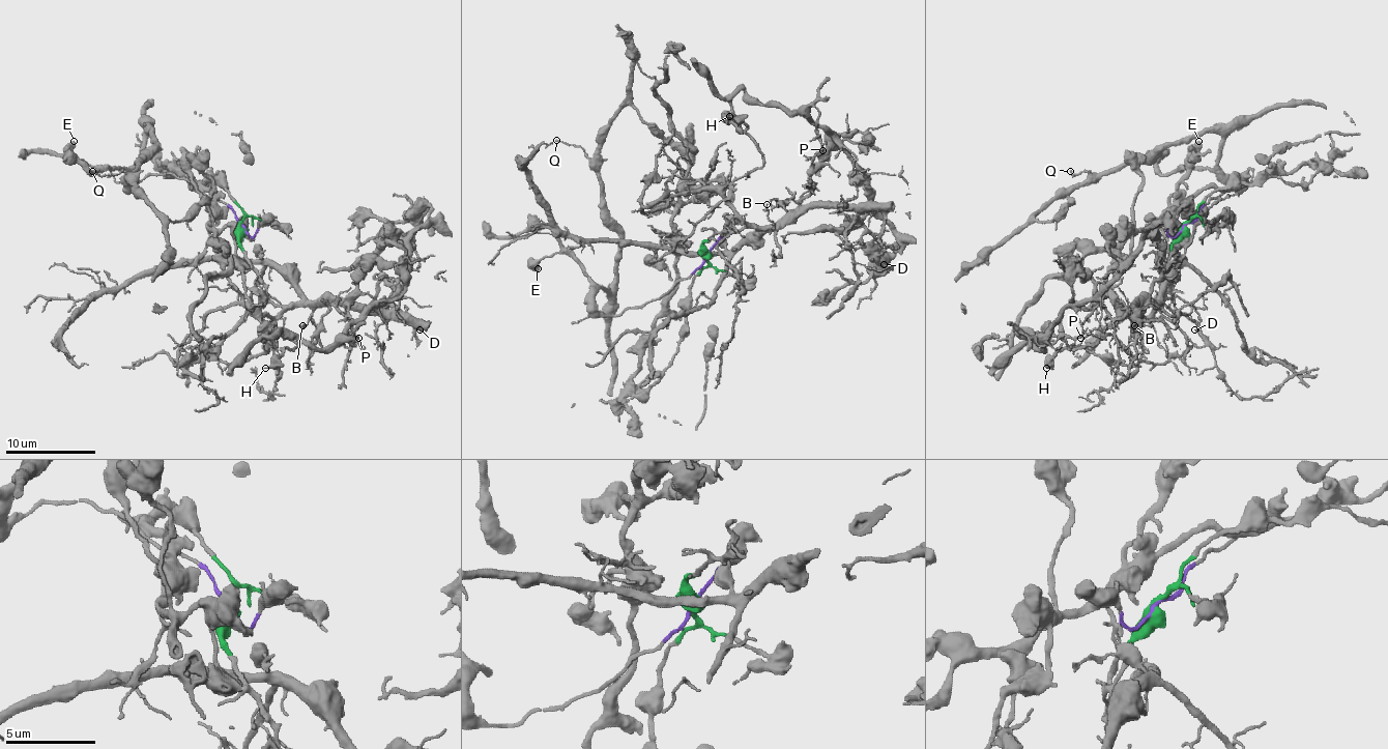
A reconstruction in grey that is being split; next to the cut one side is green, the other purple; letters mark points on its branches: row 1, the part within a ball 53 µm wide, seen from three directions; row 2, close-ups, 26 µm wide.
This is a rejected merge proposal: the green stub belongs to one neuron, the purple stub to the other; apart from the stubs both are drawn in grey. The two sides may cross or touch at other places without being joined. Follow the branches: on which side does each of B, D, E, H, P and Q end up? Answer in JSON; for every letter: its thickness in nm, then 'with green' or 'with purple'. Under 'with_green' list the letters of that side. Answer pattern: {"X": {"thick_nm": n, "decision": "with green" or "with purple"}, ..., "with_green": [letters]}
{"B": {"thick_nm": 140, "decision": "with green"}, "D": {"thick_nm": 140, "decision": "with green"}, "E": {"thick_nm": 550, "decision": "with purple"}, "H": {"thick_nm": 200, "decision": "with green"}, "P": {"thick_nm": 100, "decision": "with green"}, "Q": {"thick_nm": 150, "decision": "with purple"}, "with_green": ["B", "D", "H", "P"]}

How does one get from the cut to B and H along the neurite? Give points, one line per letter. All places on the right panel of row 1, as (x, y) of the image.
B: (1186, 225), (1163, 265), (1157, 306), (1159, 310), (1148, 325), (1134, 325)
H: (1186, 225), (1163, 267), (1157, 308), (1146, 317), (1119, 319), (1112, 335), (1094, 346), (1059, 350), (1047, 368)

